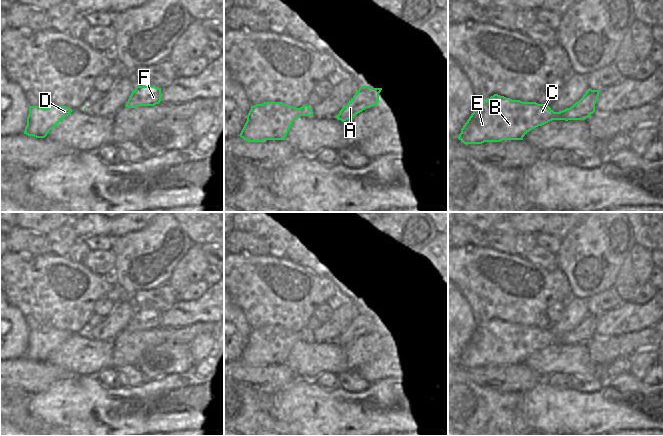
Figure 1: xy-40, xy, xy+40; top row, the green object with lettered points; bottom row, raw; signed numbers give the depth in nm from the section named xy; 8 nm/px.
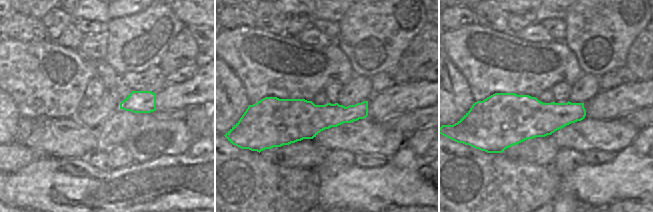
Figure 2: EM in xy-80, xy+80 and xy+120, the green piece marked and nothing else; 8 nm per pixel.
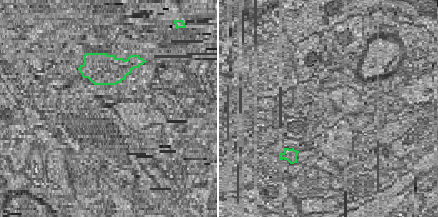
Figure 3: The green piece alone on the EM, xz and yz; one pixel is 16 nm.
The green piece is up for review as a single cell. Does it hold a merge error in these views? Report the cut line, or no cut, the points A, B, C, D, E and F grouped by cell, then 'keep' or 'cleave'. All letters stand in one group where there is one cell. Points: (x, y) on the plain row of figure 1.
no cut; A B C D E F; keep

